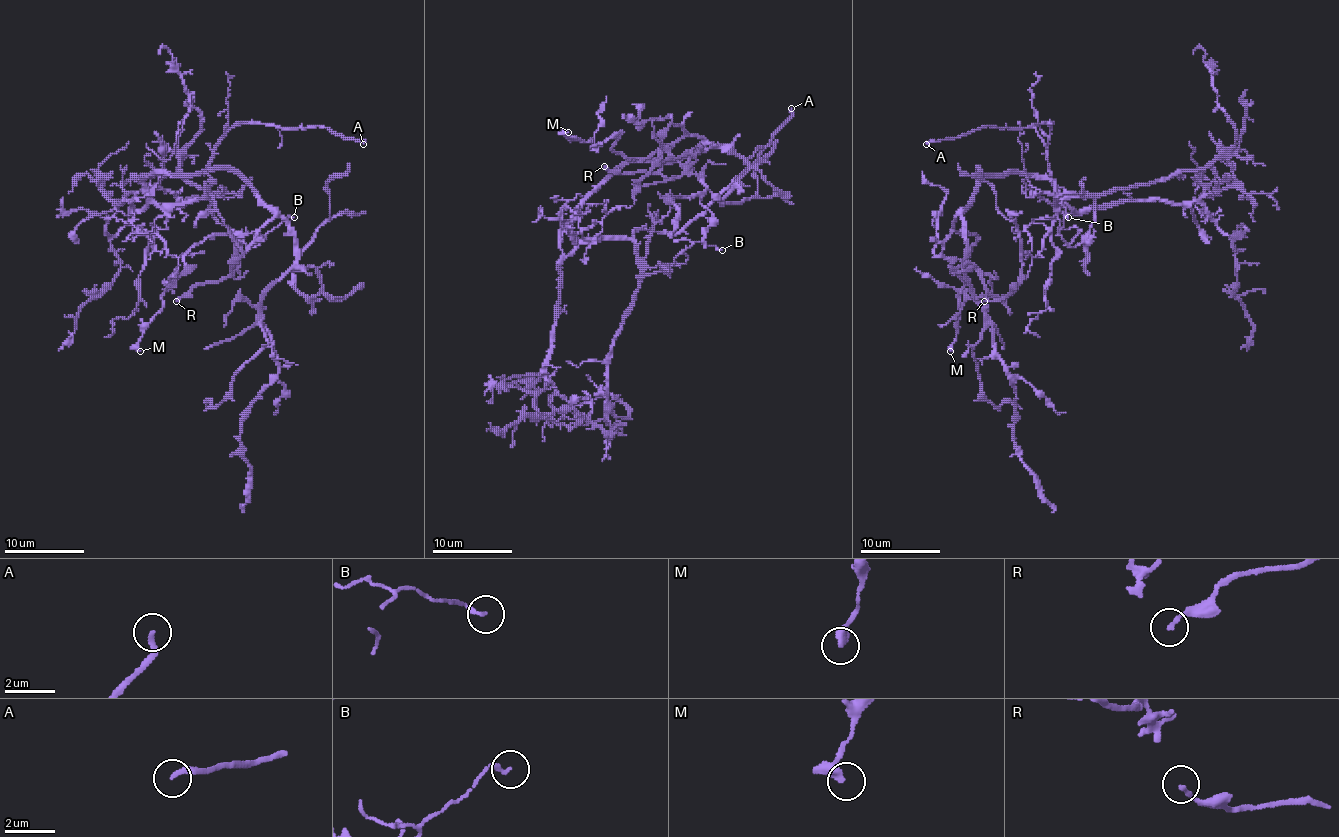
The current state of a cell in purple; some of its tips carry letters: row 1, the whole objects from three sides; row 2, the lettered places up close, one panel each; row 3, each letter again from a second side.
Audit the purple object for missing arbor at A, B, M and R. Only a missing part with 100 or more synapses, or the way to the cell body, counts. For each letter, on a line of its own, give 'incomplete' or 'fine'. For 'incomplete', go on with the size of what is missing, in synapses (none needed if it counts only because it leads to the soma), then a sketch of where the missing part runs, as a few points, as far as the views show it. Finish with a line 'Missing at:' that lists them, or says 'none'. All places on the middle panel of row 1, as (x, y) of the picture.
A: incomplete
B: fine
M: fine
R: fine
Missing at: A

